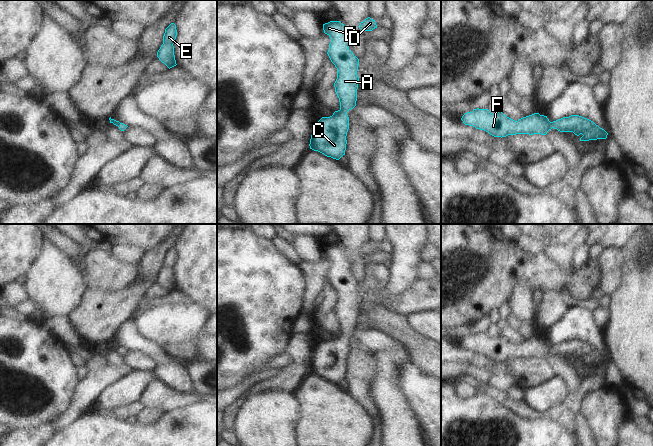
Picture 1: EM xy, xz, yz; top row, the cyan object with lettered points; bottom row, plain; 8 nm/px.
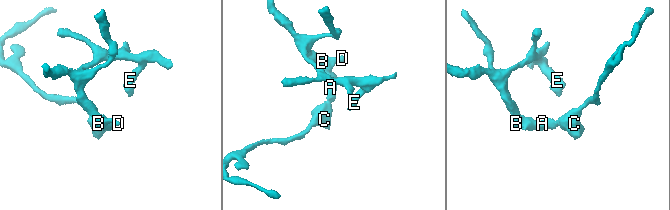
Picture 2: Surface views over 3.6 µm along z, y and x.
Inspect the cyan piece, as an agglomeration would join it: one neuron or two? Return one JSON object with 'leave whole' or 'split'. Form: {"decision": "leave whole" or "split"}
{"decision": "leave whole"}

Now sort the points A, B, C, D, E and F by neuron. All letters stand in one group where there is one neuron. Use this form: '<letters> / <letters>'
A B C D E F

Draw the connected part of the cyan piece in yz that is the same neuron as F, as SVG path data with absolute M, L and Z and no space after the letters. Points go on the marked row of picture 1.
M474 109L465 113L461 120L465 125L484 130L494 137L506 137L516 134L546 135L552 128L560 132L573 132L583 136L580 141L606 139L608 133L593 121L579 115L563 117L550 122L547 116L534 113L515 121L501 111L492 114L488 109Z

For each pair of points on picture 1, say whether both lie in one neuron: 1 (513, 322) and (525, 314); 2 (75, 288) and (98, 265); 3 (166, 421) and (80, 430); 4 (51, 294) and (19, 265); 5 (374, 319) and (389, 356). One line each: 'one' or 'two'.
1: two
2: two
3: one
4: two
5: two

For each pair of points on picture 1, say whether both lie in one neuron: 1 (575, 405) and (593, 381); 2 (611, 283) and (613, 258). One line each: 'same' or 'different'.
1: same
2: same

